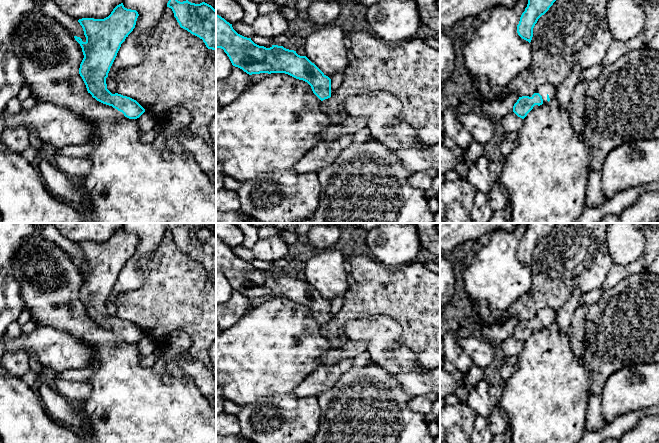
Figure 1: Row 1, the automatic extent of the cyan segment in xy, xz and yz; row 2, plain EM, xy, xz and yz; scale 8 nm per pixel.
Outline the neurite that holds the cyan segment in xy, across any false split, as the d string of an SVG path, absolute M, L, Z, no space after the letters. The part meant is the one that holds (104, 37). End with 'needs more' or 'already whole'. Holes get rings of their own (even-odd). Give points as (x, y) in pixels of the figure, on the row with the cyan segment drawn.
M121 3L104 19L78 20L86 37L85 42L74 36L84 55L79 74L88 93L97 101L122 112L129 119L139 118L145 109L130 97L112 94L107 89L106 78L121 44L135 28L138 16L136 10L127 9Z; already whole

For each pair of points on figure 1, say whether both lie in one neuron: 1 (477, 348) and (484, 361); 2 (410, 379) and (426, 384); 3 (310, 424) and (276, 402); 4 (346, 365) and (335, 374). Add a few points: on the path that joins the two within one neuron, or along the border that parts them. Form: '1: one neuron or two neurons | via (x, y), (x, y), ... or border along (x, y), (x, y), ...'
1: one neuron | via (480, 351), (484, 358)
2: one neuron | via (414, 383), (422, 383)
3: one neuron | via (302, 424), (295, 421), (284, 410)
4: one neuron | via (343, 366), (338, 371)

